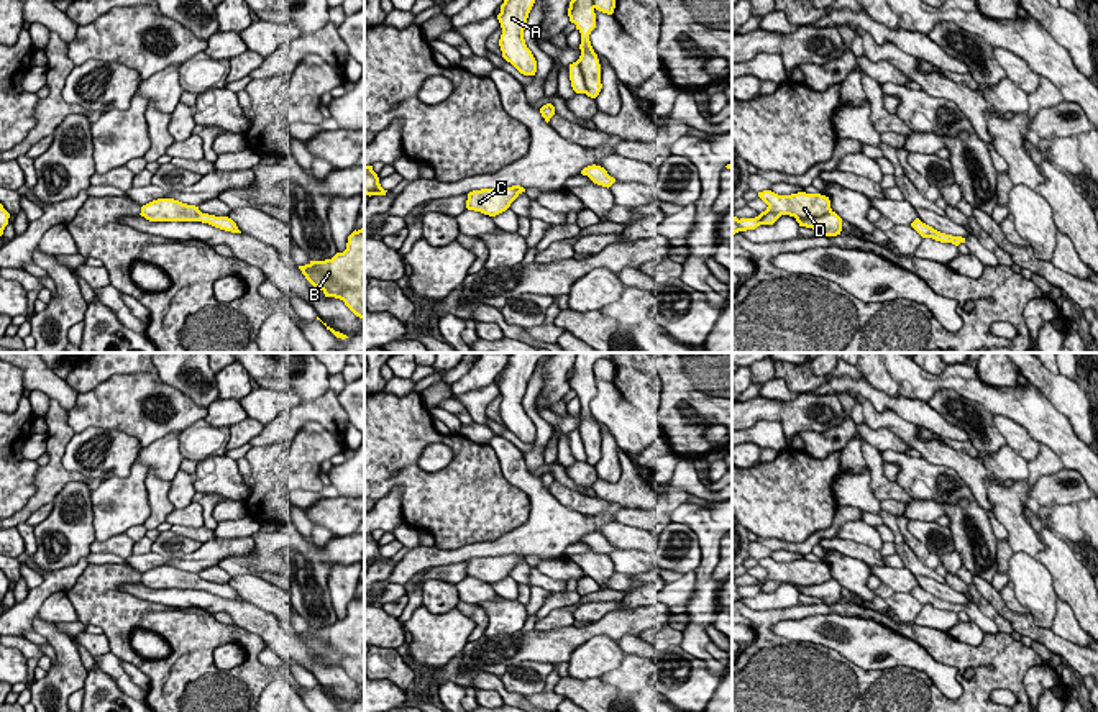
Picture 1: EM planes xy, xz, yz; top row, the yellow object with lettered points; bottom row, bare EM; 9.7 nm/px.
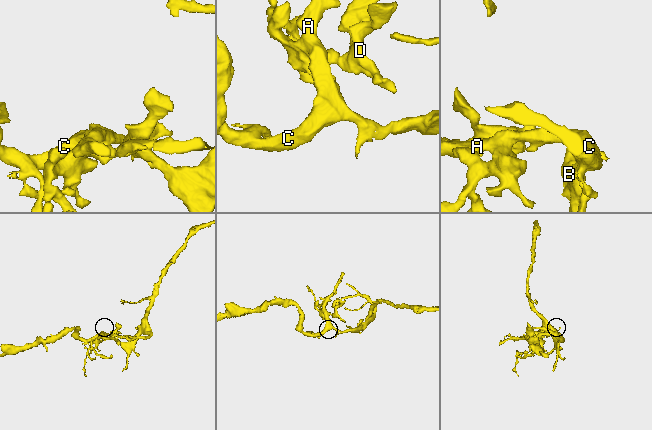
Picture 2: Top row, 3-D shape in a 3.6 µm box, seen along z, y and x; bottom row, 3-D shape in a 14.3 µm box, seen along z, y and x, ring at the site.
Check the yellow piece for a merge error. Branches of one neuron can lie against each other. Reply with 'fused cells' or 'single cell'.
fused cells

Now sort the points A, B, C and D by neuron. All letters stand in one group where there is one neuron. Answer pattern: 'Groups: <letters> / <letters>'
Groups: A C D / B

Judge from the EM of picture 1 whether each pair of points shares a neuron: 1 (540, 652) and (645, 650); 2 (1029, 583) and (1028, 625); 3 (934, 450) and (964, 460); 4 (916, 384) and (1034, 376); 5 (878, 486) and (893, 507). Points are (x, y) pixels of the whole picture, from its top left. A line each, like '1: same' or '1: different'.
1: different
2: different
3: same
4: different
5: different

